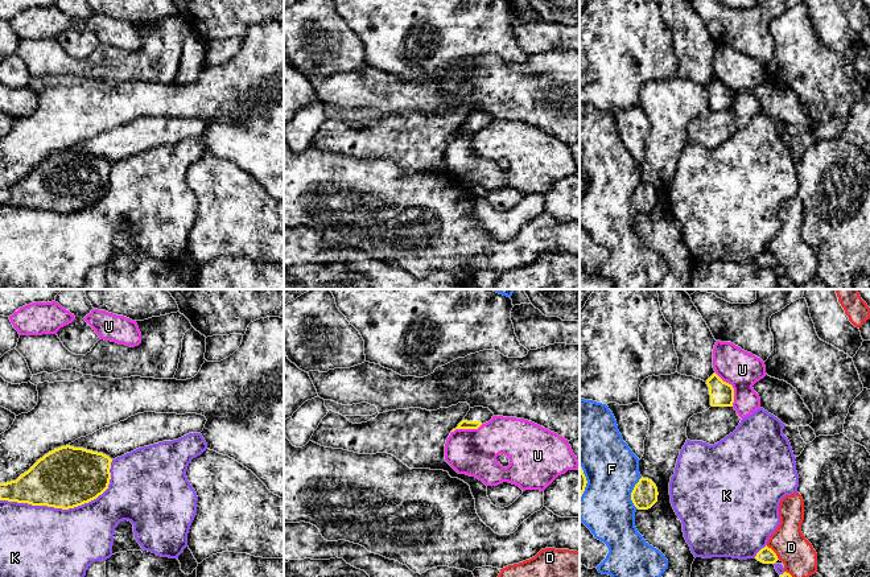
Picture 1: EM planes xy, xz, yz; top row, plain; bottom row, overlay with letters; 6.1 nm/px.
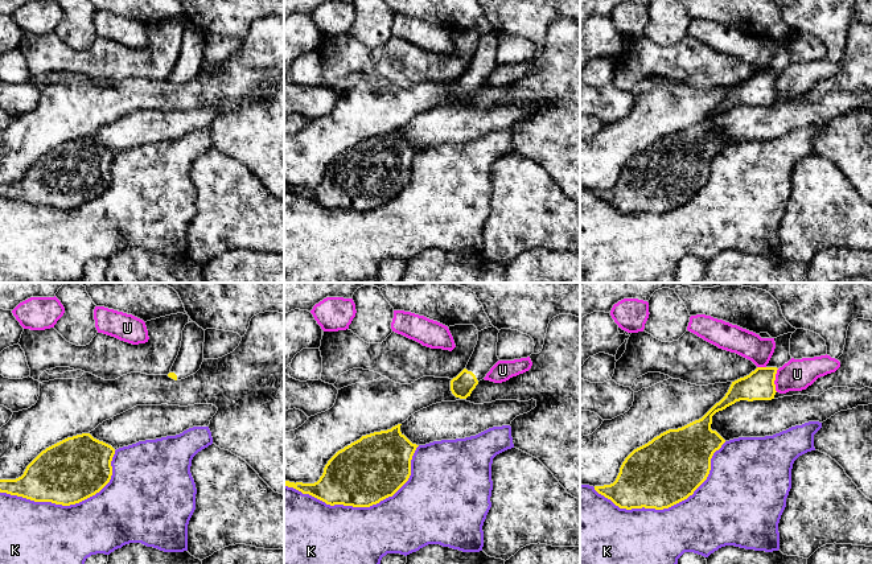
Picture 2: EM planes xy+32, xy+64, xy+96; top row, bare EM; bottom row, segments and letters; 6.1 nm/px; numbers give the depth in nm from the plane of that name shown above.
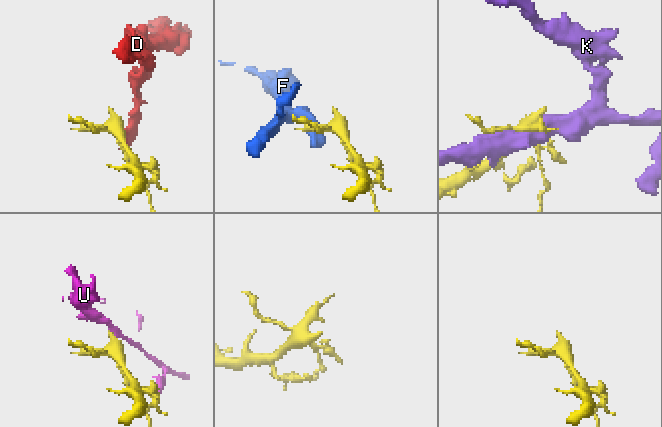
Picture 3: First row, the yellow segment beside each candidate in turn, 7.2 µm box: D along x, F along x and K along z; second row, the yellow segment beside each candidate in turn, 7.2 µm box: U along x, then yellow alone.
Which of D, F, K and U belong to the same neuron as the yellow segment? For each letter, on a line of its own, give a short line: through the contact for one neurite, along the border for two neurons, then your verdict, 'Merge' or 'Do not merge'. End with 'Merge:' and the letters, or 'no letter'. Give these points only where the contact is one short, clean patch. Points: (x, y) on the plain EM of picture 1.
D: Do not merge
F: Do not merge
K: Do not merge
U: Line: yz (714, 77), (732, 90), (733, 110). Do not merge
Merge: no letter

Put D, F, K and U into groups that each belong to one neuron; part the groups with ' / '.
D / F / K / U

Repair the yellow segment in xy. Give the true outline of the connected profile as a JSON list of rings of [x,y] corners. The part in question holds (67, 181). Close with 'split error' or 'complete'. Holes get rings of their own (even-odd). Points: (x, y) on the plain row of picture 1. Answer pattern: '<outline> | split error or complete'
[[[61,151],[16,185],[0,187],[0,205],[62,214],[82,210],[108,193],[111,166],[103,157]]] | complete

